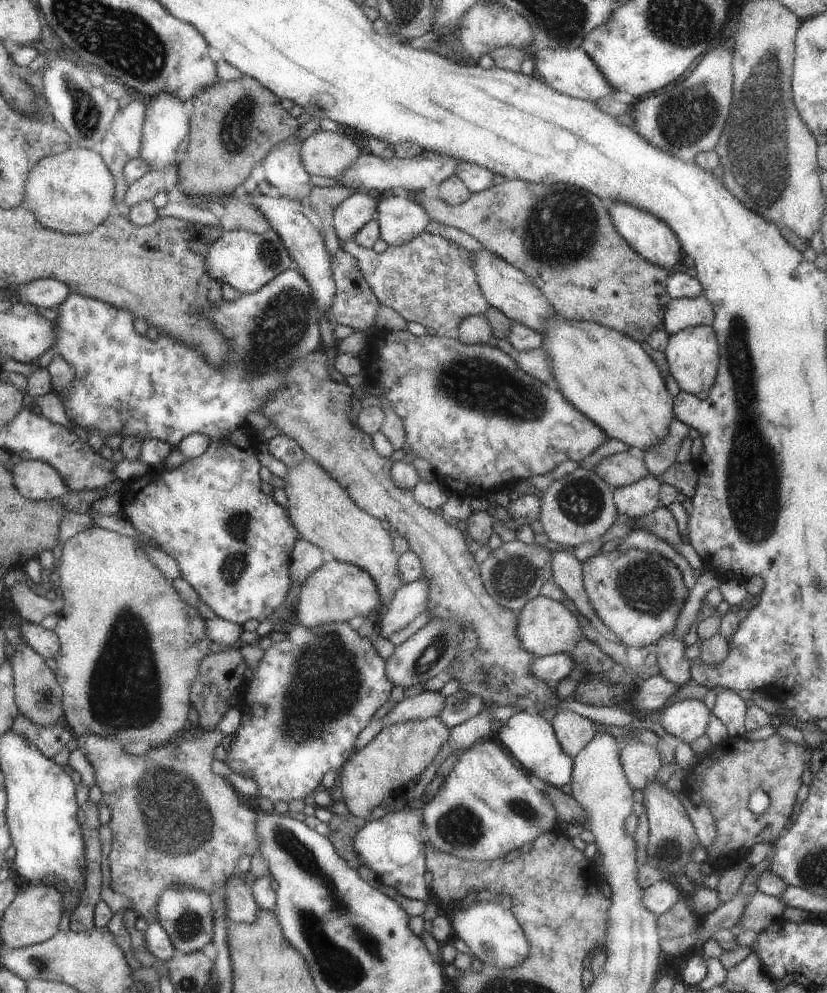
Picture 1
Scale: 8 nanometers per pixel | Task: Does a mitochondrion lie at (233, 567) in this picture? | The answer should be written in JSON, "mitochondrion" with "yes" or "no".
{"mitochondrion":"yes"}

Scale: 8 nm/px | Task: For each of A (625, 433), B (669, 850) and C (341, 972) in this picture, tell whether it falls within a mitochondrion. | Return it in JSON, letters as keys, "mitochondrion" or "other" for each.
{"A":"other","B":"mitochondrion","C":"mitochondrion"}

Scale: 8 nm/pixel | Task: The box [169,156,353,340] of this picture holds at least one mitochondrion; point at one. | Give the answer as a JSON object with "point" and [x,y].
{"point":[271,254]}

